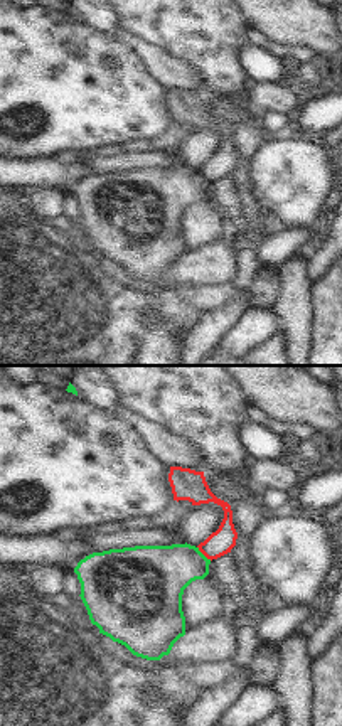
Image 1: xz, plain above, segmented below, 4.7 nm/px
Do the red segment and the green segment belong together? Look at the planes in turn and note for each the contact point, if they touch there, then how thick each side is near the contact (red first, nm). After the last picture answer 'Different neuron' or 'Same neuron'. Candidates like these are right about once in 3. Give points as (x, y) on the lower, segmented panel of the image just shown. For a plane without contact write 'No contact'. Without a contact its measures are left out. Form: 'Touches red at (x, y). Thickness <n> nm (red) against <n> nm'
Touches red at (204, 555). Thickness 120 nm (red) against 280 nm

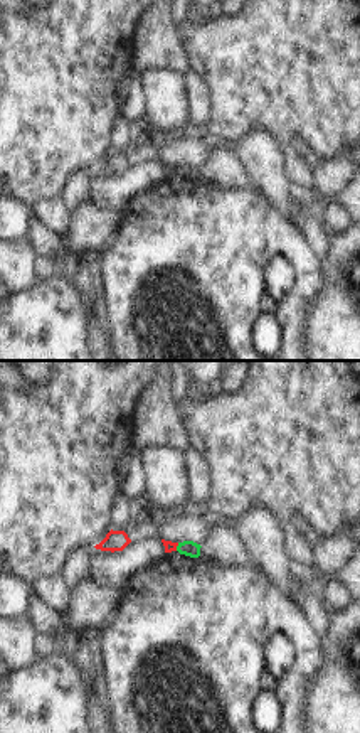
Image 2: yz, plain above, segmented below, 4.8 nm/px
Touches red at (177, 545). Thickness 50 nm (red) against 80 nm

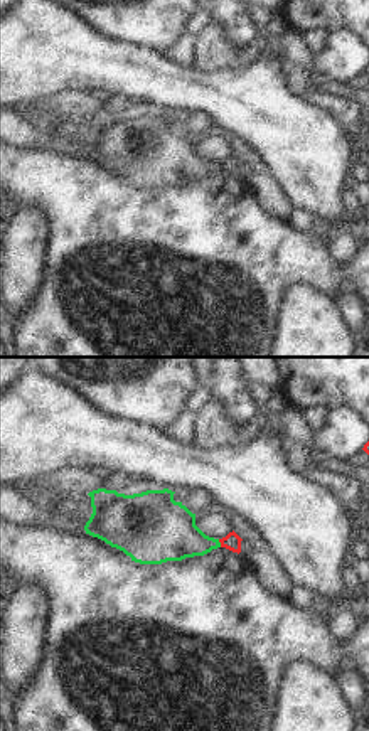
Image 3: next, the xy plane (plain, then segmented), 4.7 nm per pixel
Touches red at (219, 541). Thickness 80 nm (red) against 260 nm

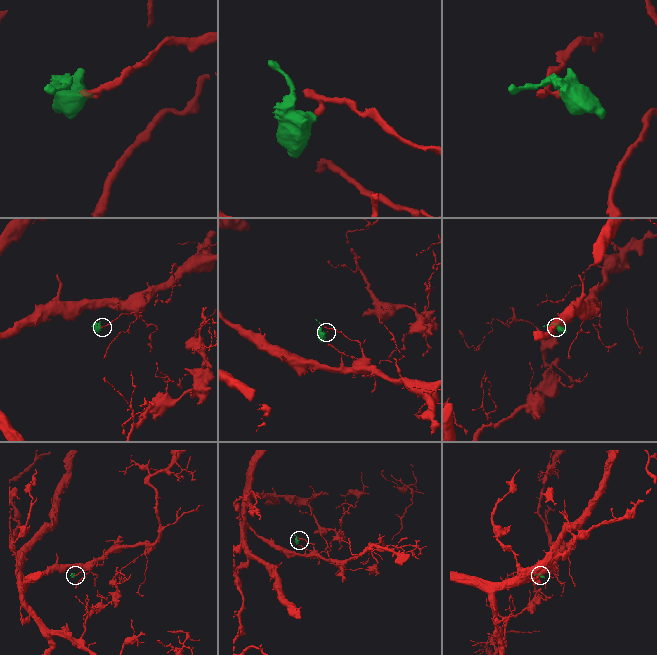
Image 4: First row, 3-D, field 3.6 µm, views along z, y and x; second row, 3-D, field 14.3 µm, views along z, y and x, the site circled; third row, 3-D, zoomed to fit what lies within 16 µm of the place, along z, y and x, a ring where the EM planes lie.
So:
Different neuron

